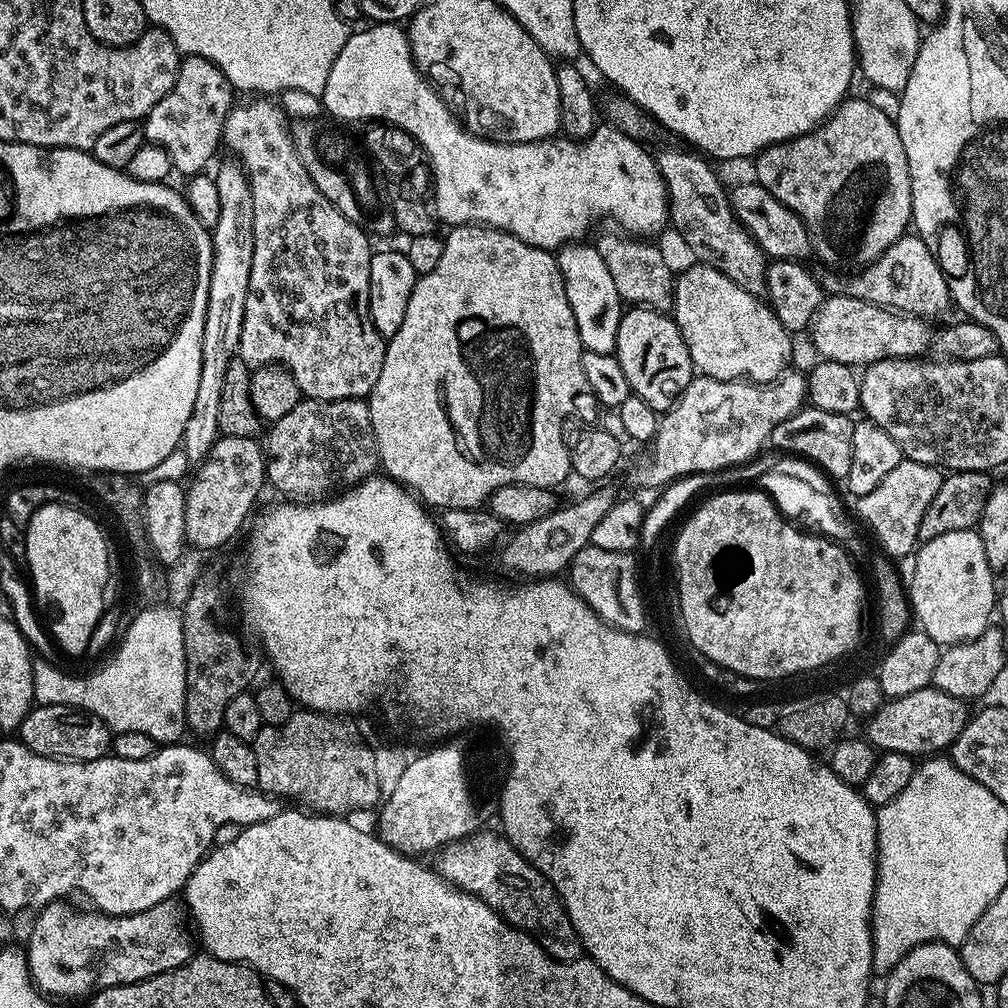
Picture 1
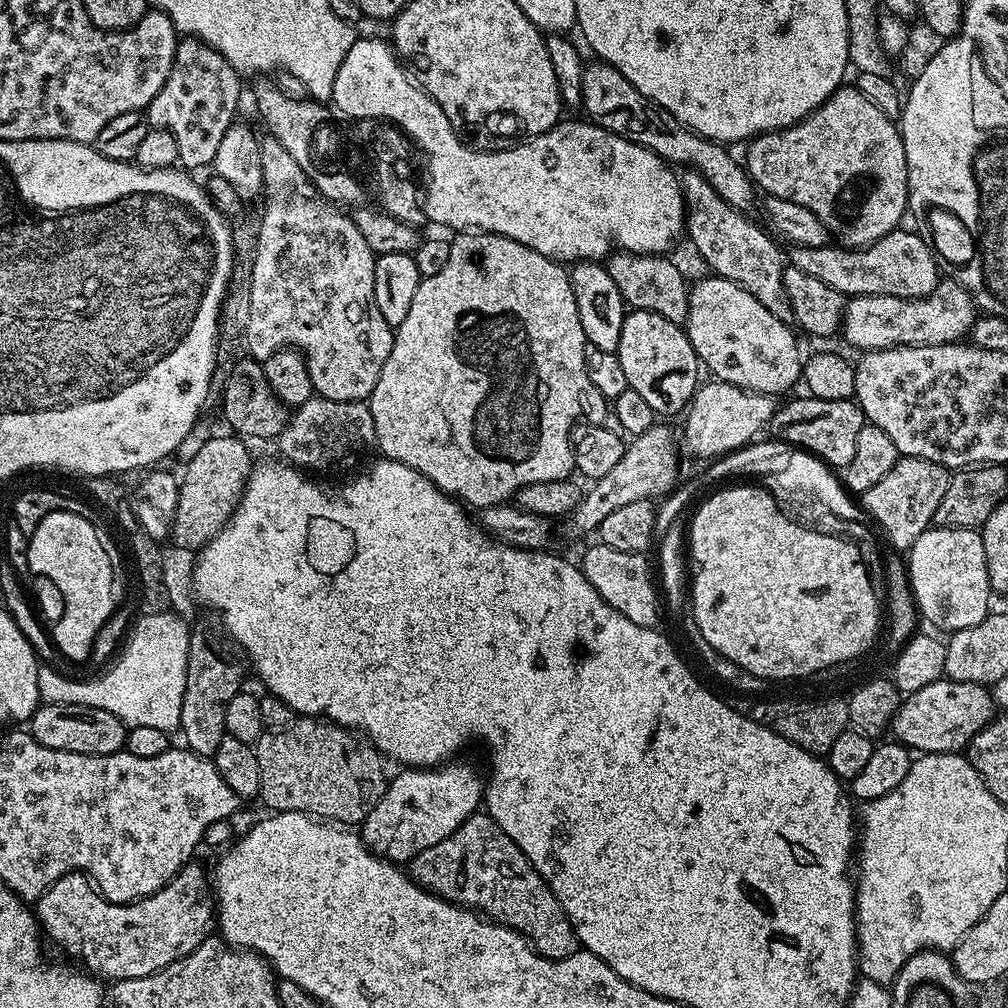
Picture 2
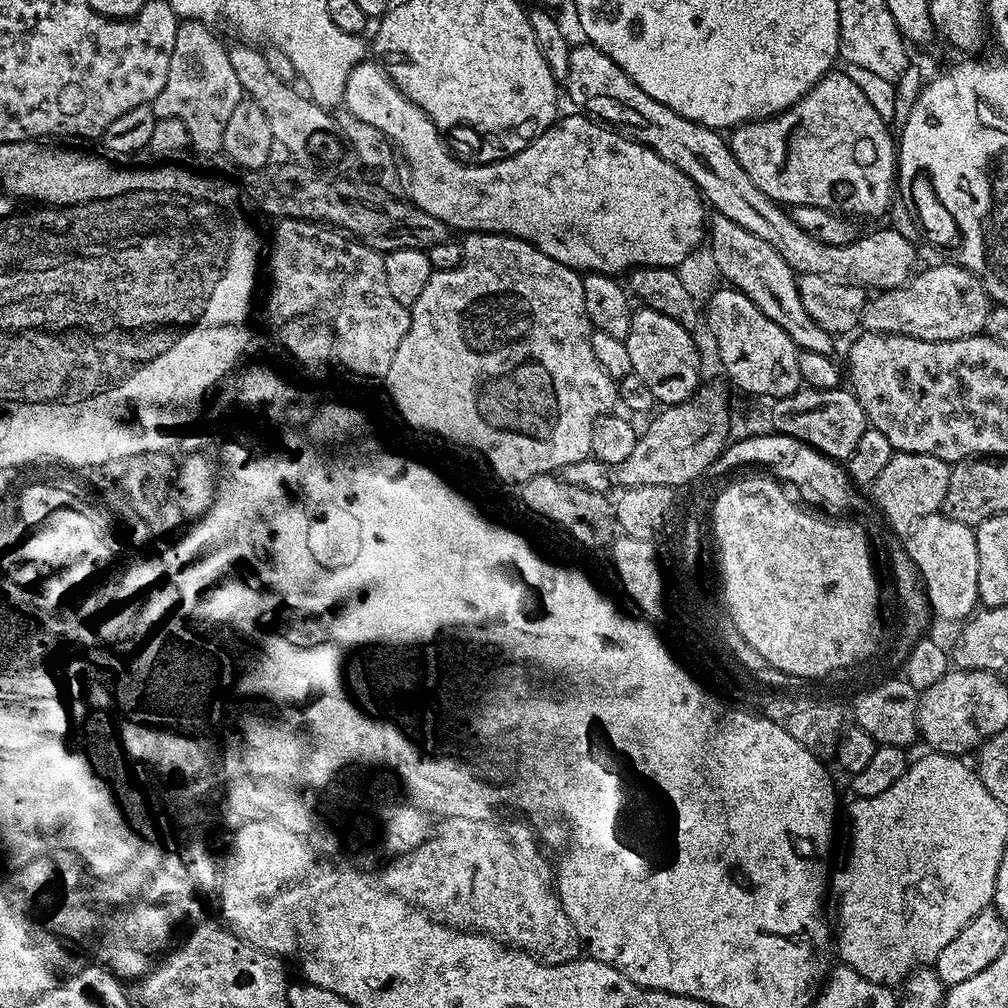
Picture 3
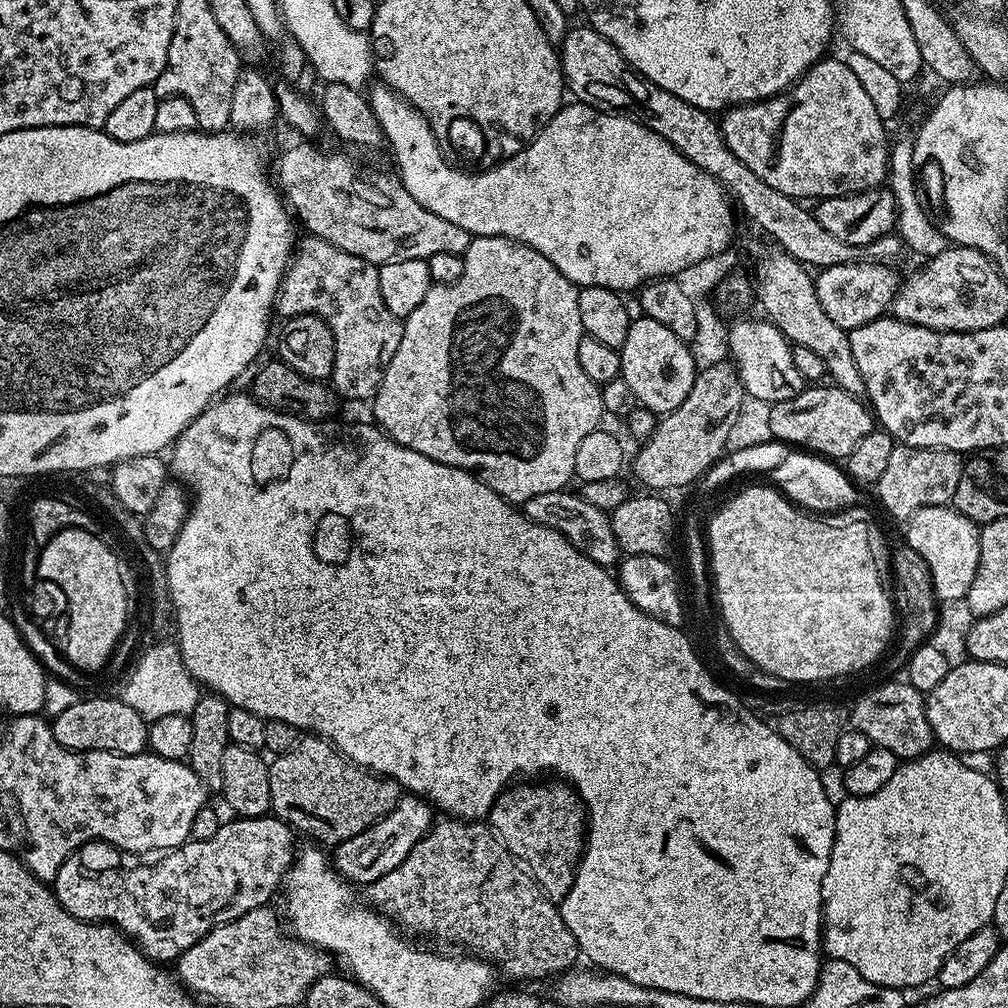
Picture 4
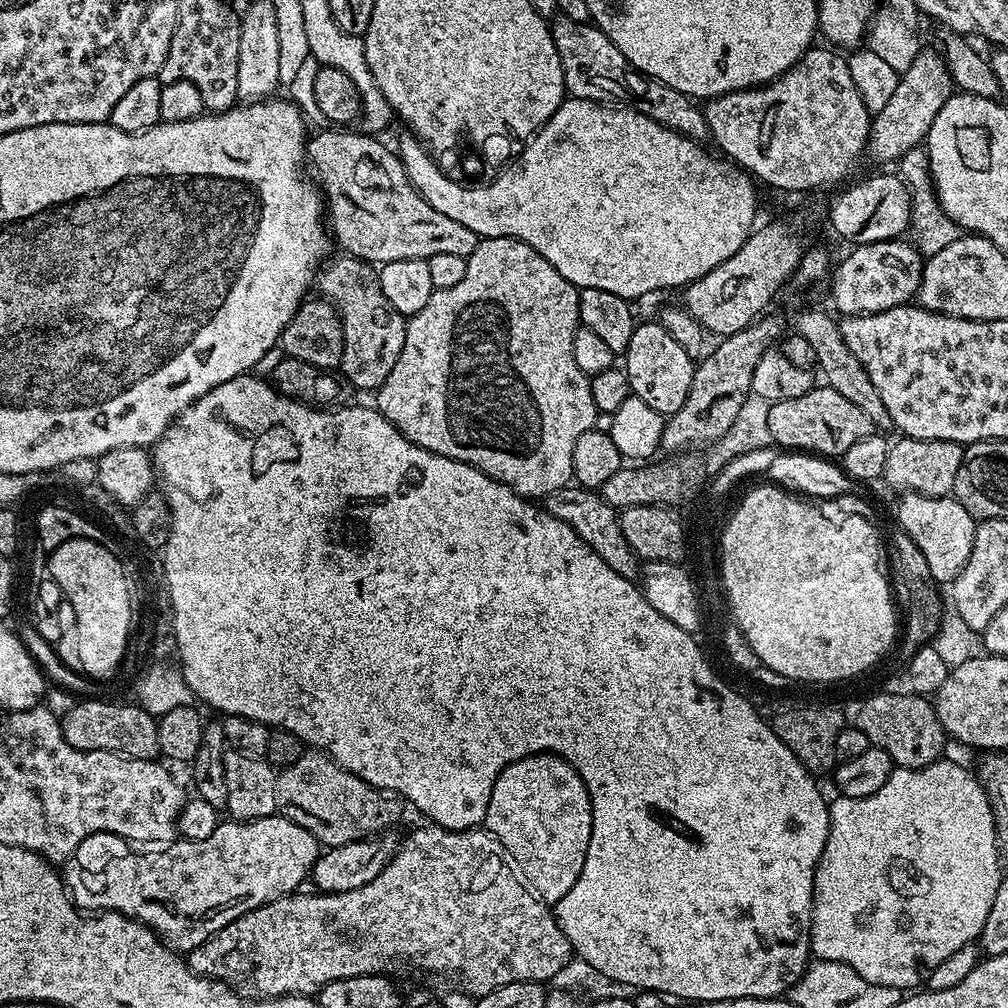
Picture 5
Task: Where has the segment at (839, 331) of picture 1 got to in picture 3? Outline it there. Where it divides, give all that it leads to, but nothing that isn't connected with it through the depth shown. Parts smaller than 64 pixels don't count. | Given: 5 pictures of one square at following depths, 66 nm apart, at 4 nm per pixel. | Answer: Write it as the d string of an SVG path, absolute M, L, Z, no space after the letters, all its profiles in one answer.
M959 262L936 264L919 271L901 288L881 291L864 307L862 324L869 332L910 336L923 340L957 340L984 332L994 301L983 280Z

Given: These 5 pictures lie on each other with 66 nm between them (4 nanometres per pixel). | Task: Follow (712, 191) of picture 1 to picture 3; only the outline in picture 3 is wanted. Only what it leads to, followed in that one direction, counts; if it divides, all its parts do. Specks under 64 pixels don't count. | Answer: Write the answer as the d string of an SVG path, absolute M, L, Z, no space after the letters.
M719 214L713 215L710 220L710 249L716 263L716 271L724 276L729 285L735 286L739 291L746 293L750 302L770 318L772 324L782 326L788 337L800 350L814 350L818 354L832 356L833 333L822 330L818 322L806 310L806 306L800 297L800 282L797 273L792 267L770 246L770 242L762 242L758 234L750 234L738 222L730 222L730 218Z

